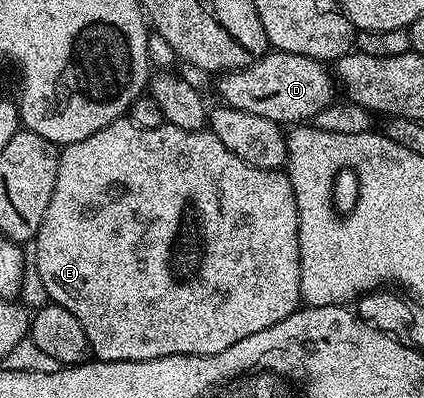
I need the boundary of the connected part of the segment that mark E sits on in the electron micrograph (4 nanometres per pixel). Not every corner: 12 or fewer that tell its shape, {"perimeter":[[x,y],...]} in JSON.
{"perimeter":[[206,128],[59,153],[32,262],[97,361],[302,302],[289,177]]}

